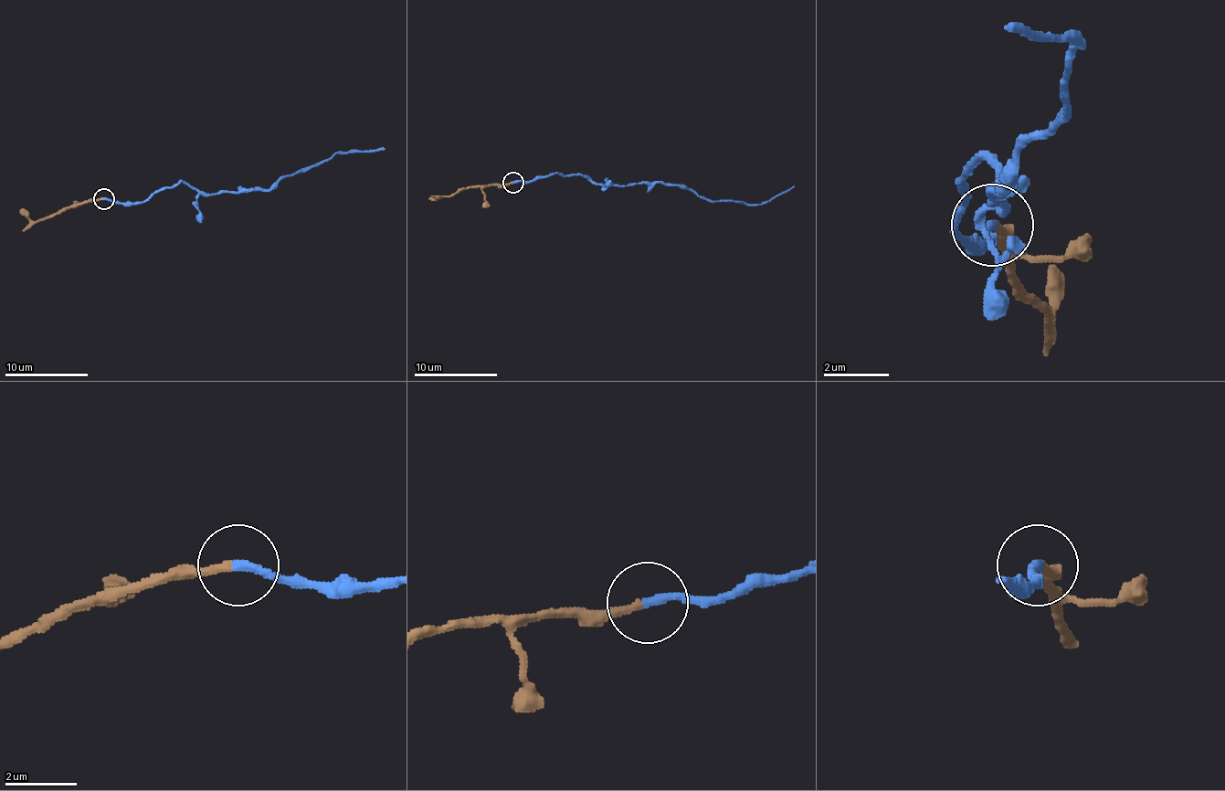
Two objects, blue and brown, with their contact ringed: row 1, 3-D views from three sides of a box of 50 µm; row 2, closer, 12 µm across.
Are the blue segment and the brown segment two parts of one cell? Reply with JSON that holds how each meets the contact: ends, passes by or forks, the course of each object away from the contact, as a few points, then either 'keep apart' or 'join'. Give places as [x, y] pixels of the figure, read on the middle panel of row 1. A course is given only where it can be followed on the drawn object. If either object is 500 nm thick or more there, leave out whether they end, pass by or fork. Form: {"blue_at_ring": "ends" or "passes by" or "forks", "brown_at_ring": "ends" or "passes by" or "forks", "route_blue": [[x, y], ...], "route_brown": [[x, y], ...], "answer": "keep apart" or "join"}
{"blue_at_ring": "ends", "brown_at_ring": "ends", "route_blue": [[513, 182], [557, 174], [615, 186], [680, 184], [709, 200], [748, 205], [763, 205], [794, 186]], "route_brown": [[512, 182], [468, 186], [449, 196], [430, 198]], "answer": "keep apart"}

